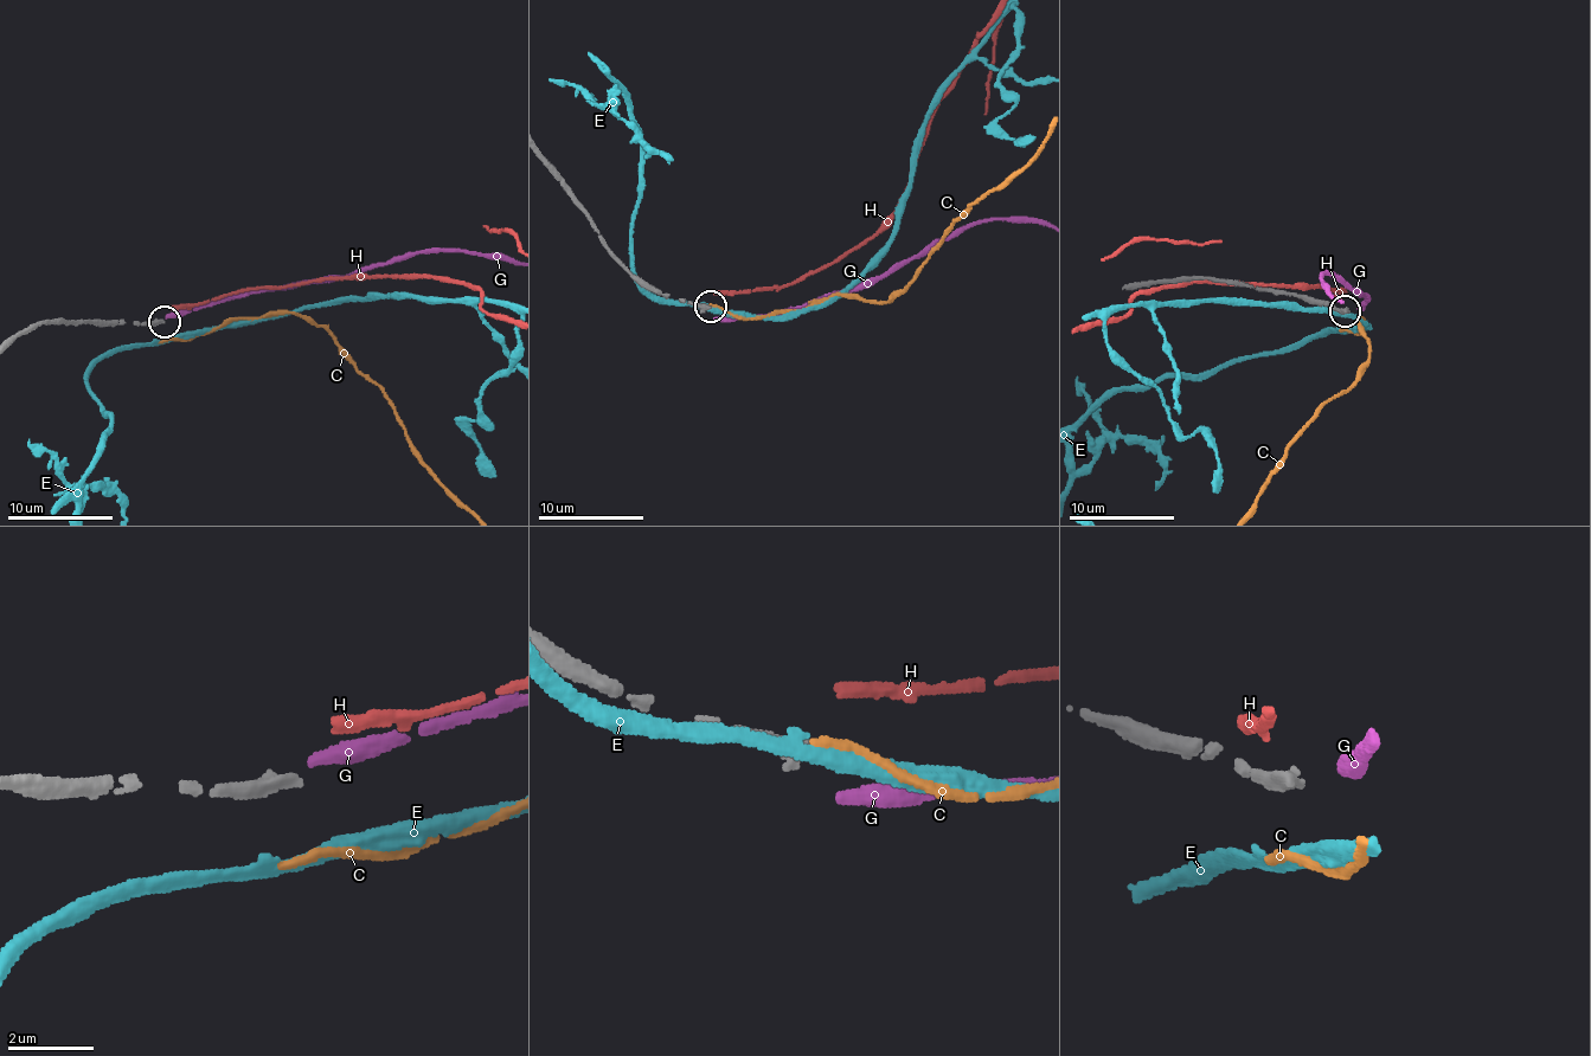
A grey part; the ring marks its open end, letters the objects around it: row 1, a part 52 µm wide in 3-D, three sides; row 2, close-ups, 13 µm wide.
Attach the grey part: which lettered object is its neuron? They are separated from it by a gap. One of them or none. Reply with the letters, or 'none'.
none

